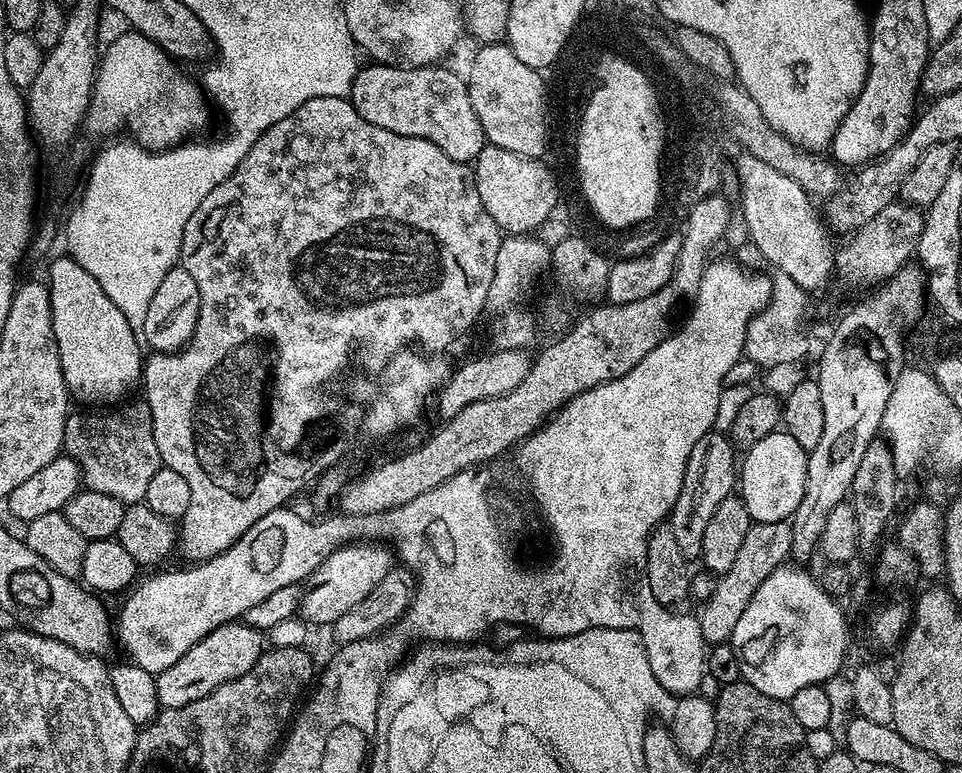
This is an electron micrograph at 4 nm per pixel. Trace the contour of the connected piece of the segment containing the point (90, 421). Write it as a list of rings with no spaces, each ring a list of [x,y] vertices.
[[[139,402],[140,404],[128,404],[125,403],[123,406],[125,408],[120,408],[117,412],[108,412],[103,416],[103,411],[100,410],[92,410],[92,412],[87,416],[84,412],[76,412],[73,411],[71,415],[69,415],[68,421],[66,422],[66,430],[64,431],[64,447],[63,451],[67,453],[67,455],[71,456],[73,460],[75,460],[76,465],[80,467],[80,474],[83,480],[83,483],[87,485],[91,491],[101,492],[102,494],[110,494],[114,498],[118,498],[119,500],[123,500],[125,505],[134,504],[140,501],[143,501],[144,495],[146,494],[146,486],[150,486],[150,478],[154,478],[154,474],[158,469],[161,468],[160,463],[160,451],[158,450],[158,442],[154,442],[154,430],[152,429],[152,414],[148,409],[147,403]]]

